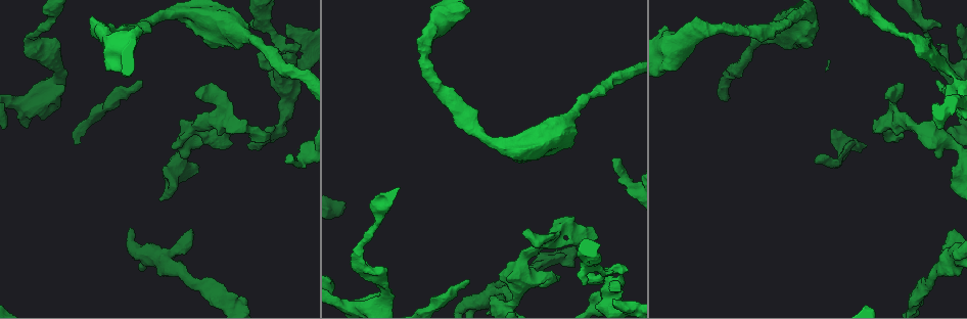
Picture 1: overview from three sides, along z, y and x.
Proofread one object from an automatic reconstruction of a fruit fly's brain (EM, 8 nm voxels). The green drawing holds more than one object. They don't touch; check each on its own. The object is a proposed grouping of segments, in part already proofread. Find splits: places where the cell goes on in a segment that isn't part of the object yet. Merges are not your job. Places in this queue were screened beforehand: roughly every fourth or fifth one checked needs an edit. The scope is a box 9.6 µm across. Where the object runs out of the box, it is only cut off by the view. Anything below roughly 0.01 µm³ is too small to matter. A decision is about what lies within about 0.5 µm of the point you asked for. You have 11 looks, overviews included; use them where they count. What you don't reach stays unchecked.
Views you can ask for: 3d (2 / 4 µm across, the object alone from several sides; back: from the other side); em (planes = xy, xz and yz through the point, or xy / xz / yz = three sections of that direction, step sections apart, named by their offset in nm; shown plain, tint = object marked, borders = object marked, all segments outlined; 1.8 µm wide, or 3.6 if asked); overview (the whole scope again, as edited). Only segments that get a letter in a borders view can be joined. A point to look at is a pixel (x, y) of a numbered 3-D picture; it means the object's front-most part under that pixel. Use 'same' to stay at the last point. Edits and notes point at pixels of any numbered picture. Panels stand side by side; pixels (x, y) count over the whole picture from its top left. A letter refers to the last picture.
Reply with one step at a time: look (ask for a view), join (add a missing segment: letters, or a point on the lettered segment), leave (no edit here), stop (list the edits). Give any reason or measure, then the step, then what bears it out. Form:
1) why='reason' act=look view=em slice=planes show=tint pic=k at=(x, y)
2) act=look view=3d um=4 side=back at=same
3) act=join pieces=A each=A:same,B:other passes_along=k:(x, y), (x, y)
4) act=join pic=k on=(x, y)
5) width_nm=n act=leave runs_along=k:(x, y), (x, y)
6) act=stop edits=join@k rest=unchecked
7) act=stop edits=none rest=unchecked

why='free end' act=look view=em slice=planes show=borders pic=1 at=(468, 280)

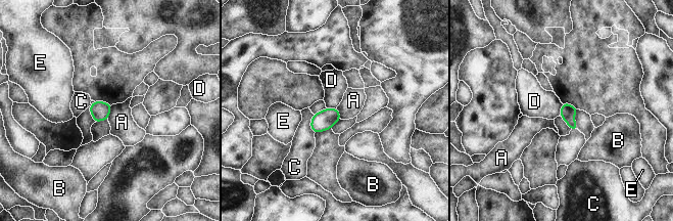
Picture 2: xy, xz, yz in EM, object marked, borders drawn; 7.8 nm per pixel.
width_nm=120 act=leave each=A:other,B:other,C:other,D:other,E:other found='no lettered segment goes on from it'

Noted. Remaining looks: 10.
why='an open end' act=look view=3d um=2 pic=1 at=(814, 161)

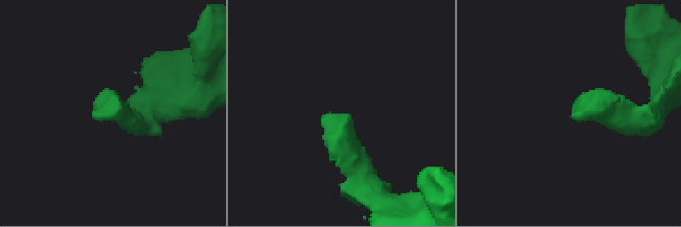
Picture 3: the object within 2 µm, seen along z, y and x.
why='need the tissue' act=look view=em slice=xz step=8 show=tint pic=3 at=(98, 117)

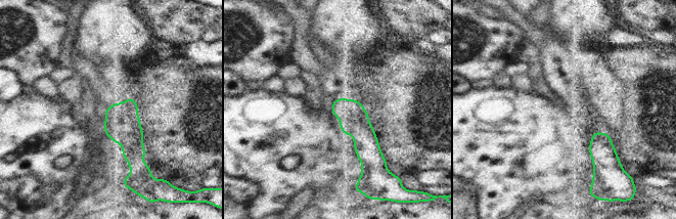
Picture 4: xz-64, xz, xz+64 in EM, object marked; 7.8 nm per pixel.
act=look view=em slice=planes show=borders at=same

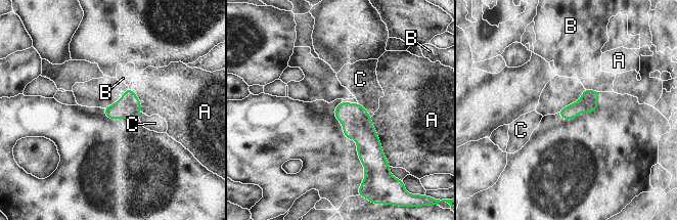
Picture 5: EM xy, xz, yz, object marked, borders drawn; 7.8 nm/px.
longest_contact=A:420nm act=leave each=A:other,B:other,C:other border=5:(358, 102), (370, 117) found='no lettered segment goes on from it'

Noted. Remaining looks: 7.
act=look view=3d um=4 pic=1 at=(892, 136)

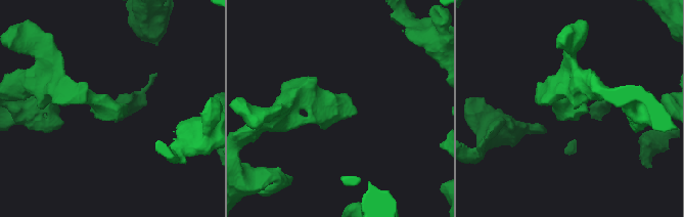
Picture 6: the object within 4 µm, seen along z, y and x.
why='need the tissue' act=look view=em slice=yz step=4 show=tint pic=6 at=(124, 112)

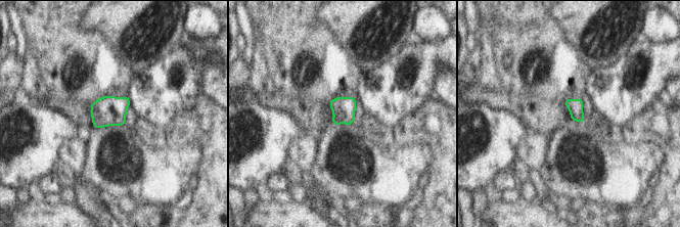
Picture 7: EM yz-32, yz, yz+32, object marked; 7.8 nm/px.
why='cut it another way' act=look view=em slice=planes show=borders at=same

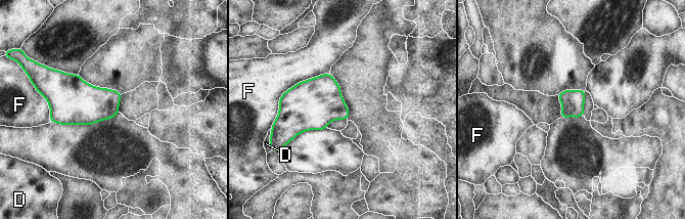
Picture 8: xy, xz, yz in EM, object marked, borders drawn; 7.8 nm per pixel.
width_nm=180 act=leave each=D:other,F:other found='no lettered segment goes on from it'

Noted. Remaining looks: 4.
why='sudden change in width' act=look view=em slice=planes show=tint pic=1 at=(295, 52)

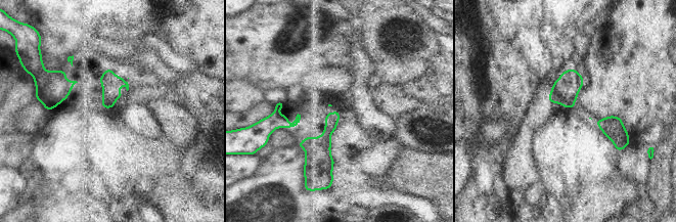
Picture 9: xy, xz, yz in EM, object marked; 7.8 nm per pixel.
why='see the neighbours' act=look view=em slice=planes show=borders at=same

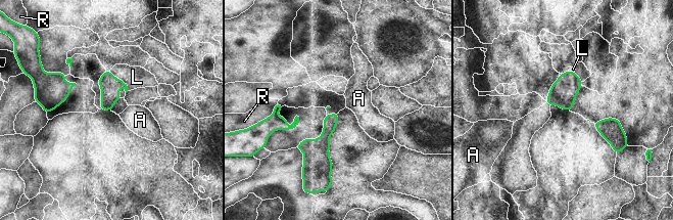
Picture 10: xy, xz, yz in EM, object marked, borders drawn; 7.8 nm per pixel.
act=join pieces=L each=A:other,L:same,R:other found='it goes on there'

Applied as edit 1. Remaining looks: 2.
act=stop edits=join@10 rest=unchecked

